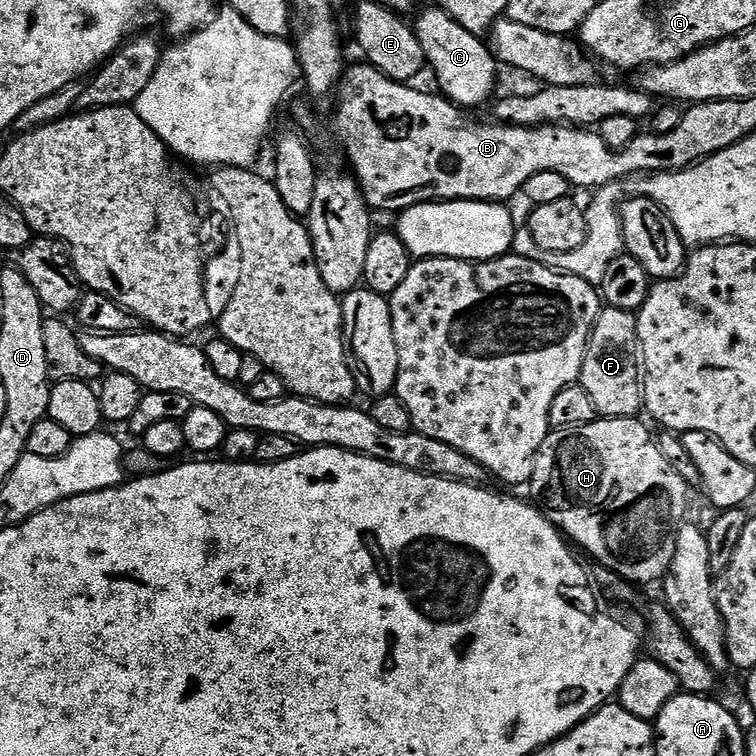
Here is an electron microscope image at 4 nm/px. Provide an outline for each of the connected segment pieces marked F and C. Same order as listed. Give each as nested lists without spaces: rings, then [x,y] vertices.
[[[601,307],[586,346],[579,383],[590,394],[601,417],[639,417],[642,412],[642,357],[636,325],[637,313]]]
[[[429,6],[417,20],[414,20],[414,27],[418,42],[422,42],[427,67],[430,72],[432,68],[437,82],[440,83],[439,91],[447,99],[464,110],[476,108],[479,104],[487,105],[493,99],[492,91],[496,88],[498,61],[491,47],[481,37],[475,36],[470,30],[454,22],[450,14],[435,6]]]

